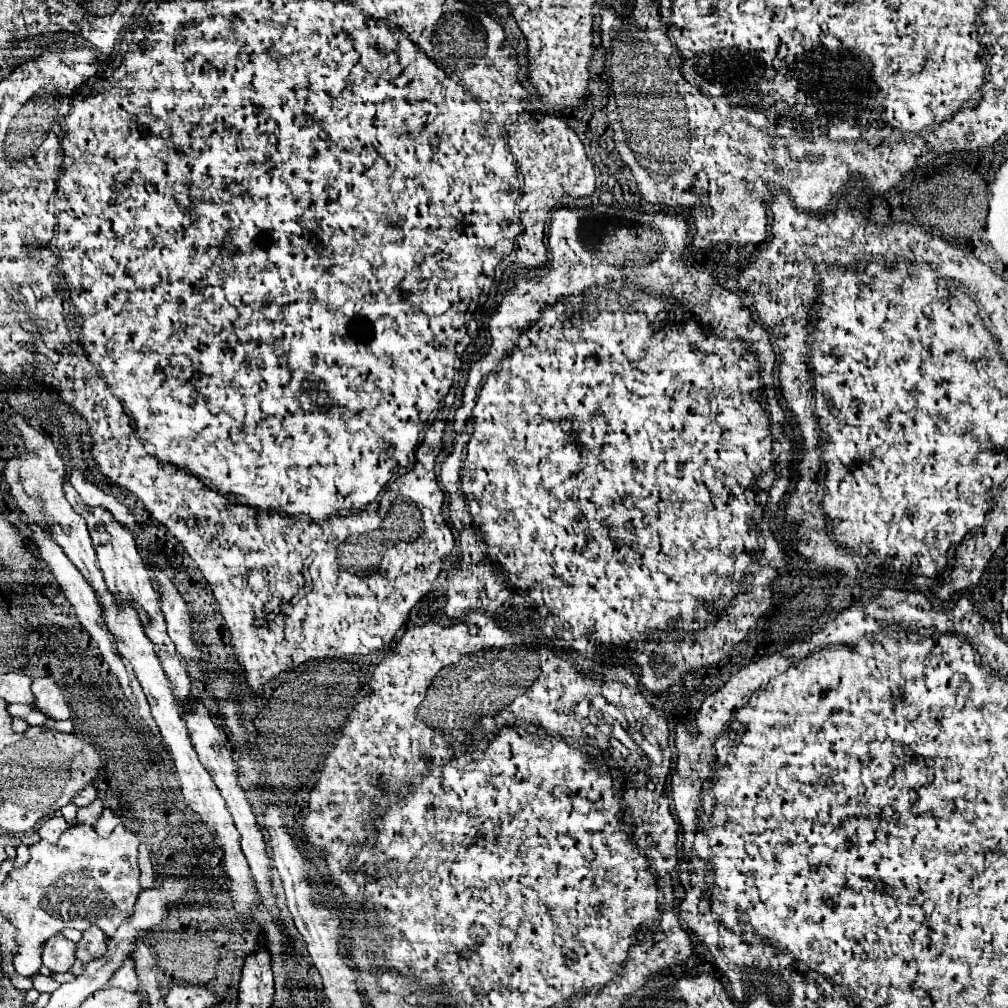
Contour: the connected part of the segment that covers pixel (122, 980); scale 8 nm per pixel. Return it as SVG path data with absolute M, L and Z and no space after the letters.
M127 959L115 973L113 977L105 983L103 989L111 989L111 987L119 987L125 991L137 991L139 989L139 979L135 975L135 965L131 959Z

